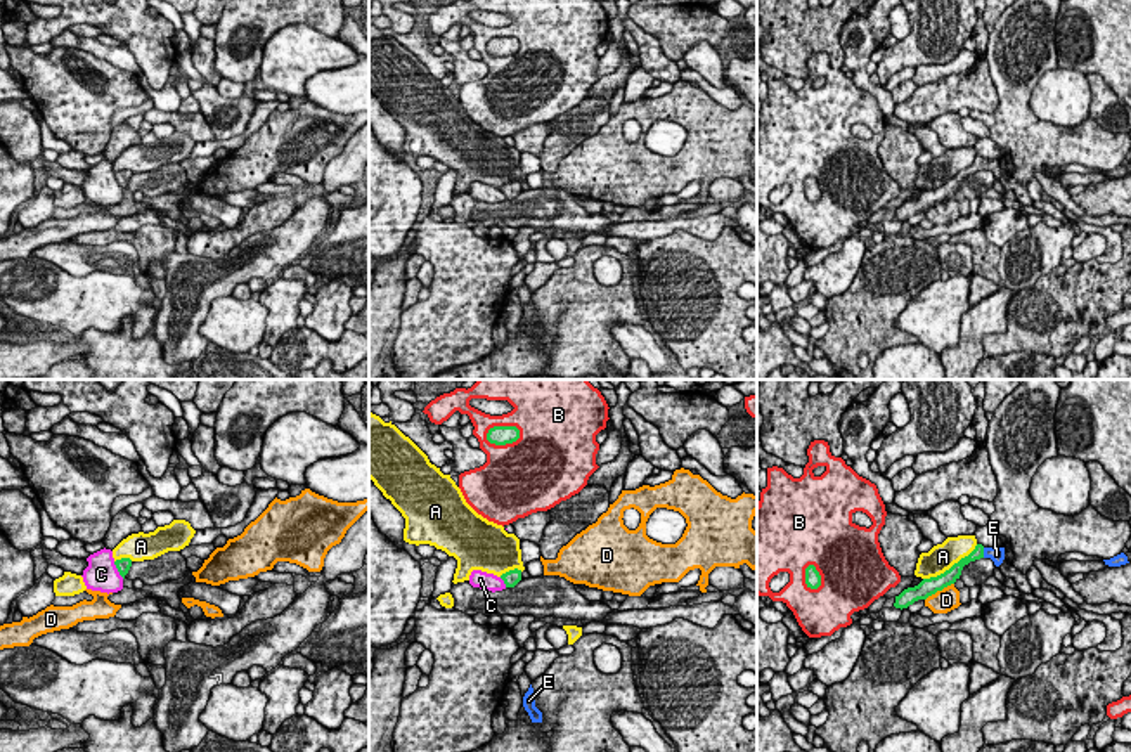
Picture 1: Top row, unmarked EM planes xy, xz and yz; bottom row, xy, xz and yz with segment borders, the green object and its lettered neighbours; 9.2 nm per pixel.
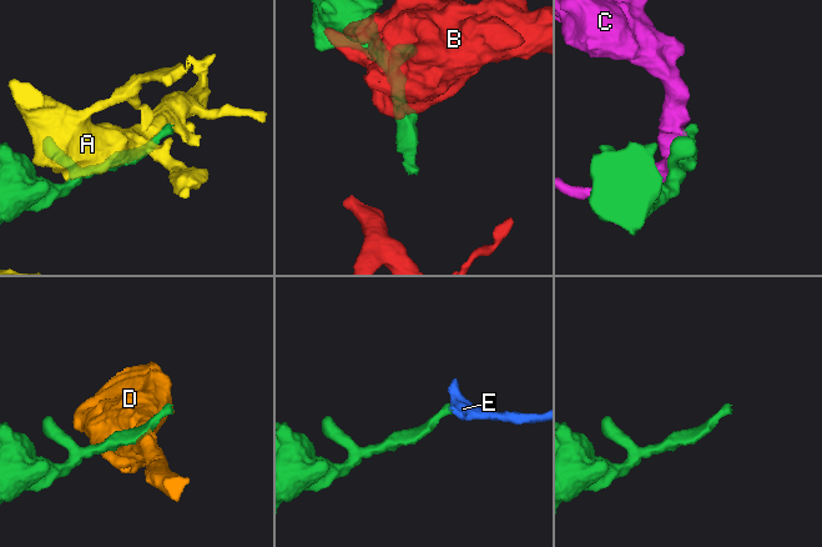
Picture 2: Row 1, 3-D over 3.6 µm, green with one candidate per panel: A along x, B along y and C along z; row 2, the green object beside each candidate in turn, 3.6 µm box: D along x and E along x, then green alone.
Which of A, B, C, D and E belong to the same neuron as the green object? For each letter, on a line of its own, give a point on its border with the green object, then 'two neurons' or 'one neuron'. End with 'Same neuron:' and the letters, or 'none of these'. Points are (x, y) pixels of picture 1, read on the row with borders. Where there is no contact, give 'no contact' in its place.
A: contact yz (951, 567); two neurons
B: contact xz (499, 427); two neurons
C: contact xy (118, 570); two neurons
D: contact yz (939, 589); two neurons
E: contact yz (982, 553); one neuron
Same neuron: E

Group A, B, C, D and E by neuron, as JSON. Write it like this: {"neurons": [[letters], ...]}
{"neurons": [["A"], ["B"], ["C"], ["D"], ["E"]]}

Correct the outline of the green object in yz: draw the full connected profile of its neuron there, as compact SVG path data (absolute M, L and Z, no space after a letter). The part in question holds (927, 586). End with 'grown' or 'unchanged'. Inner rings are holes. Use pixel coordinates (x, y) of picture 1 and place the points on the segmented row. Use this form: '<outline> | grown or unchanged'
M977 544L968 556L961 558L944 574L923 579L918 586L904 589L899 596L895 596L894 606L902 610L918 600L927 600L937 591L942 591L944 587L954 584L960 579L965 565L980 558L991 558L994 565L999 567L1005 560L1005 548L984 548L982 544Z | grown

